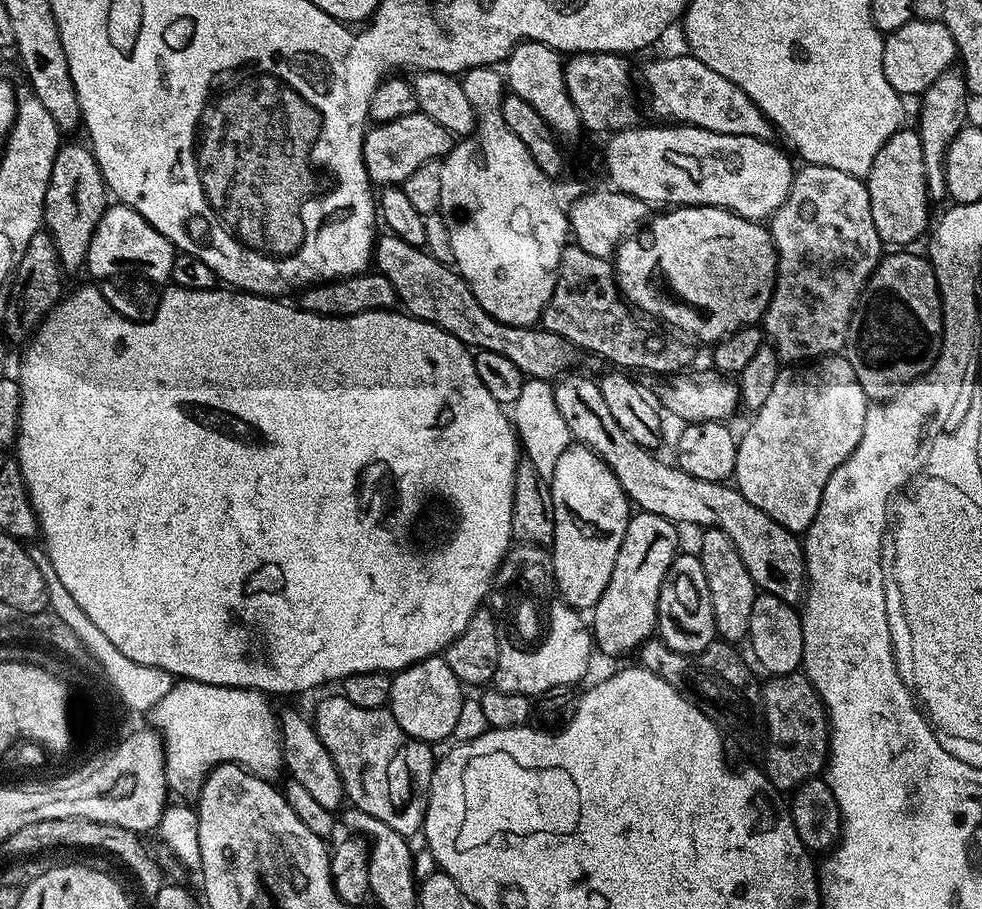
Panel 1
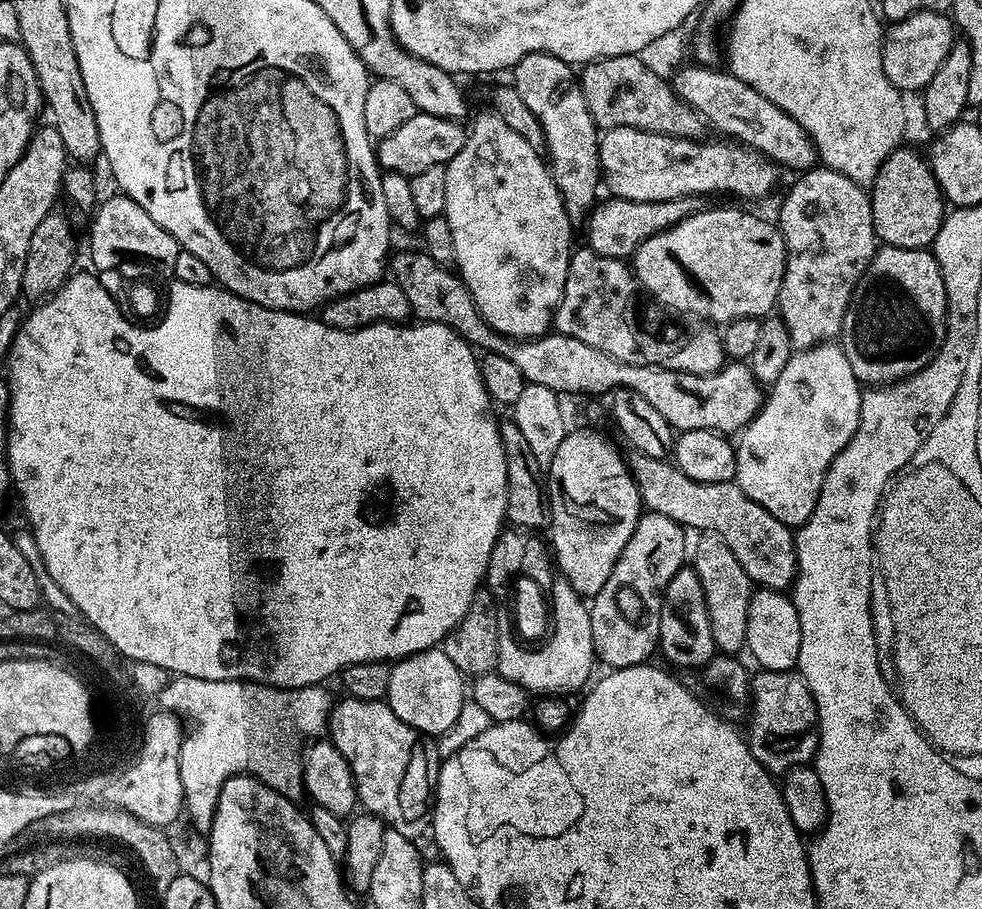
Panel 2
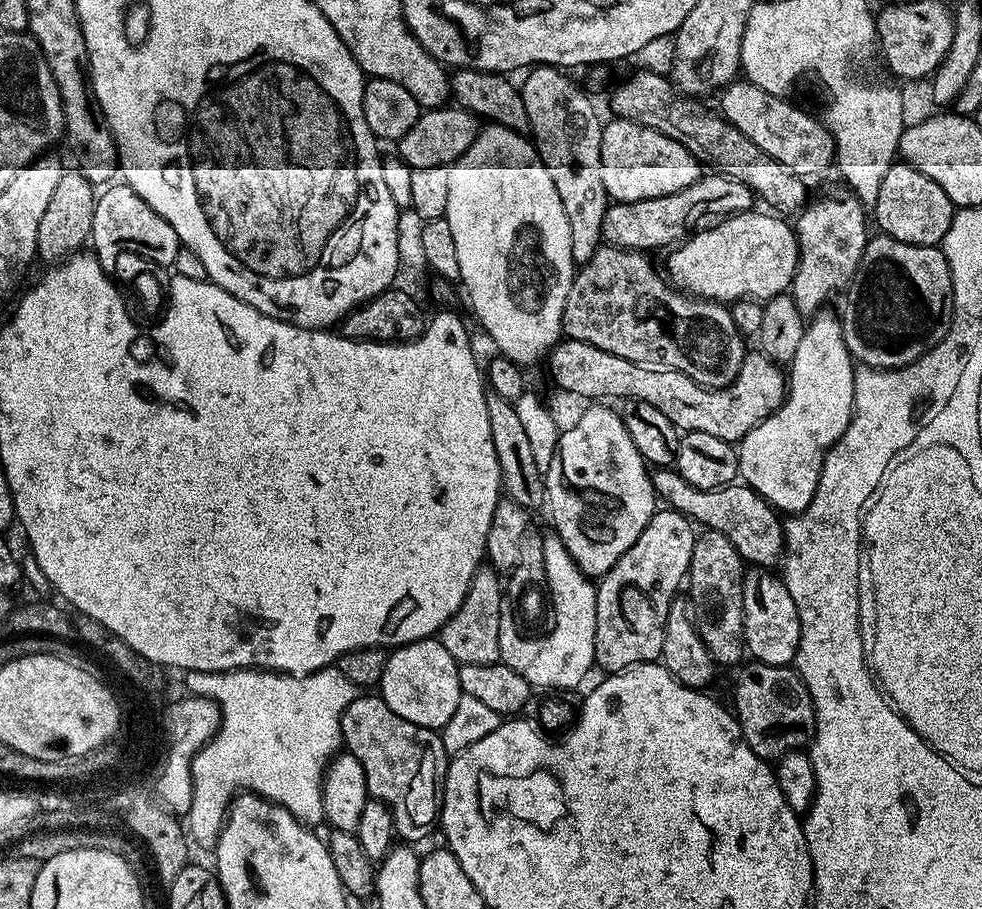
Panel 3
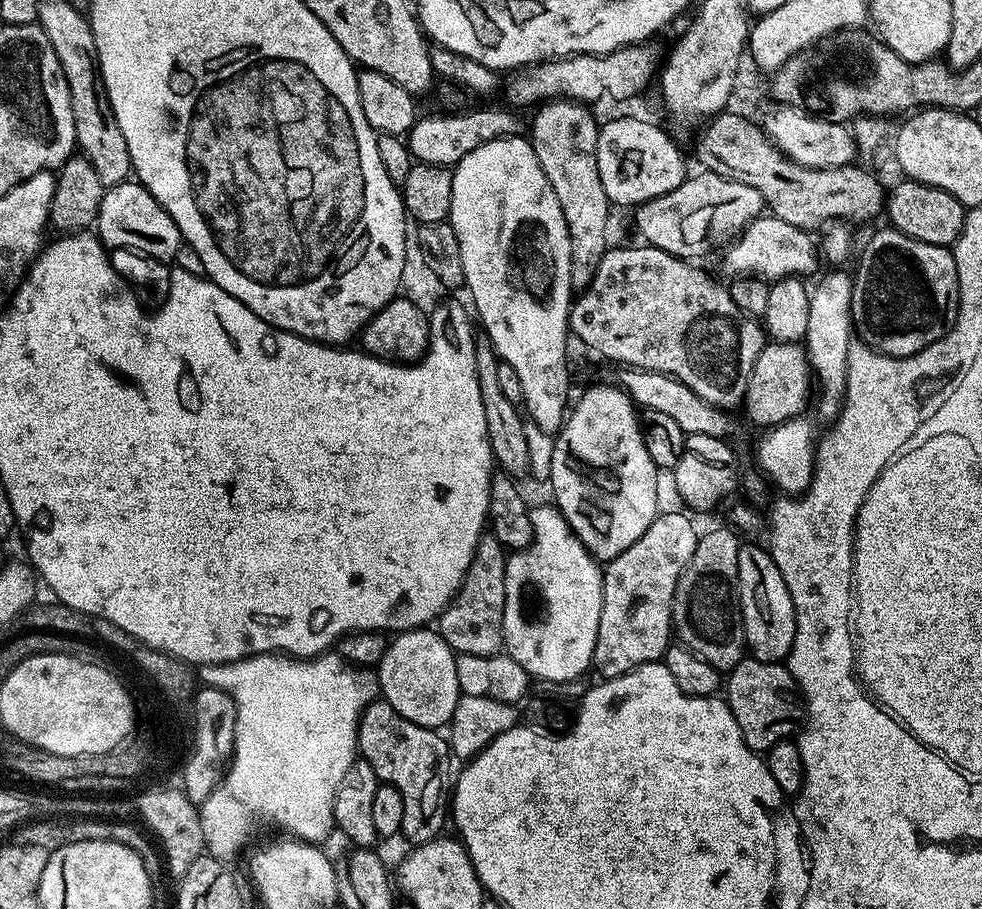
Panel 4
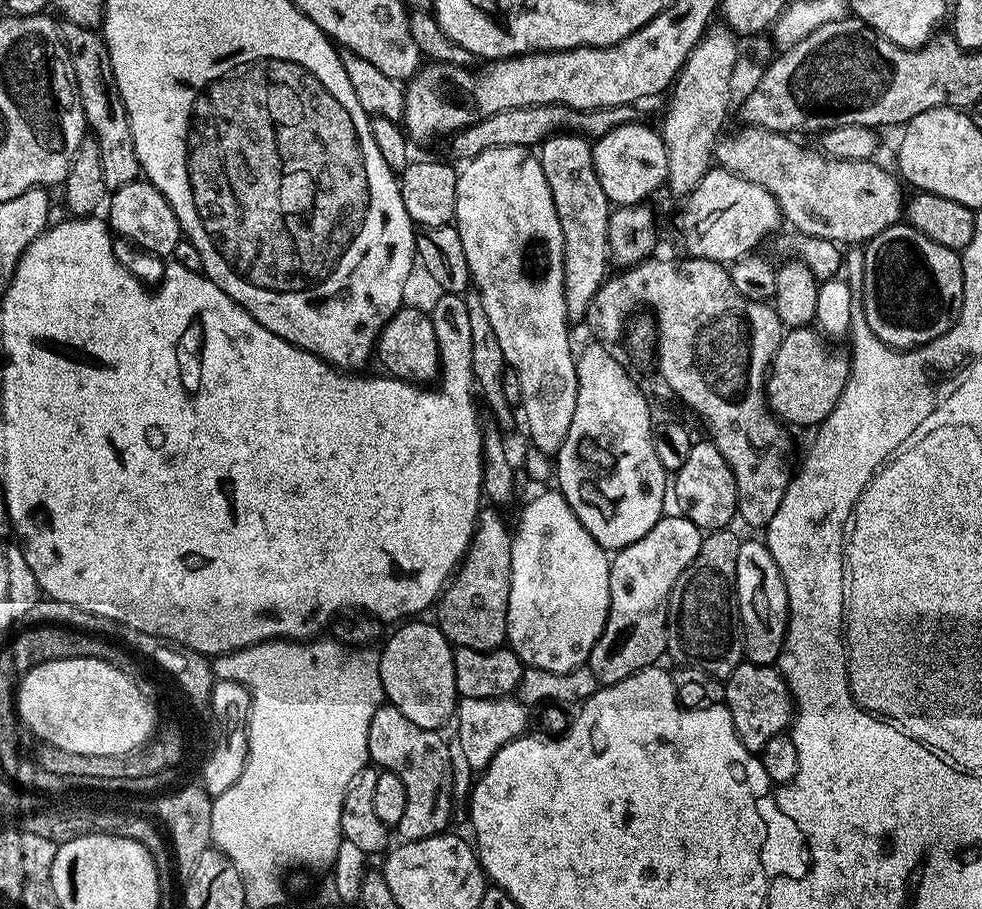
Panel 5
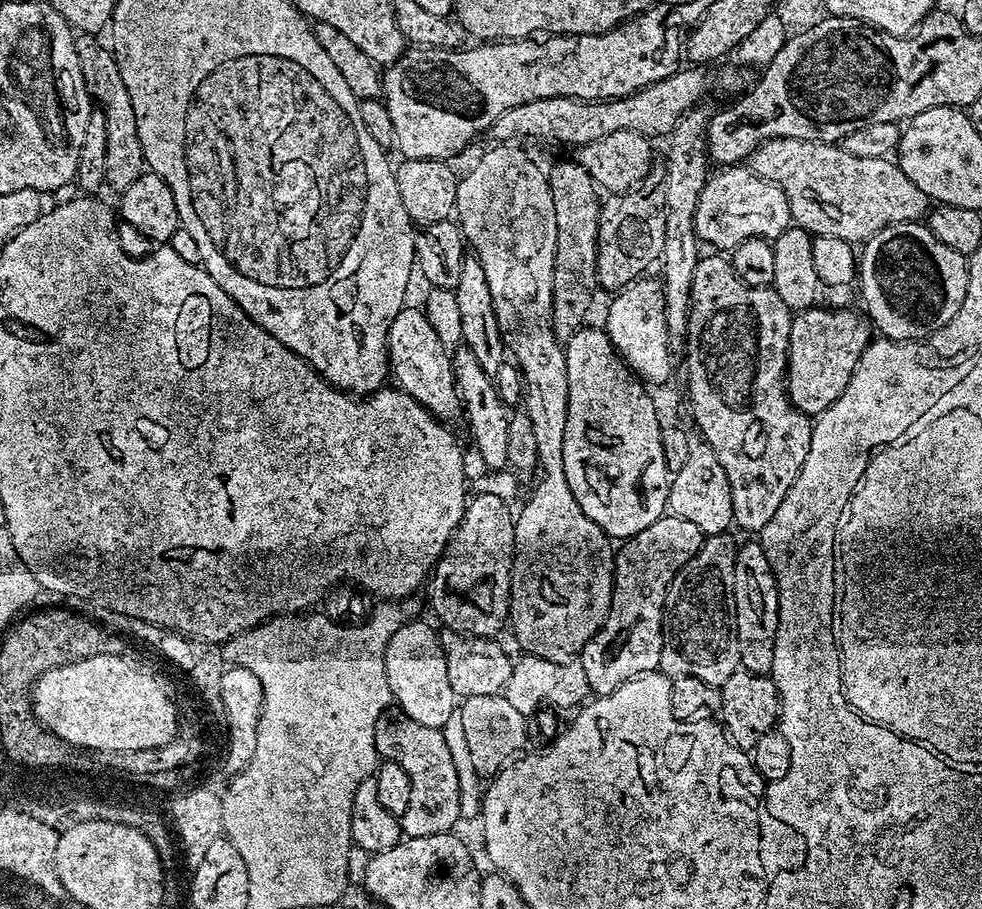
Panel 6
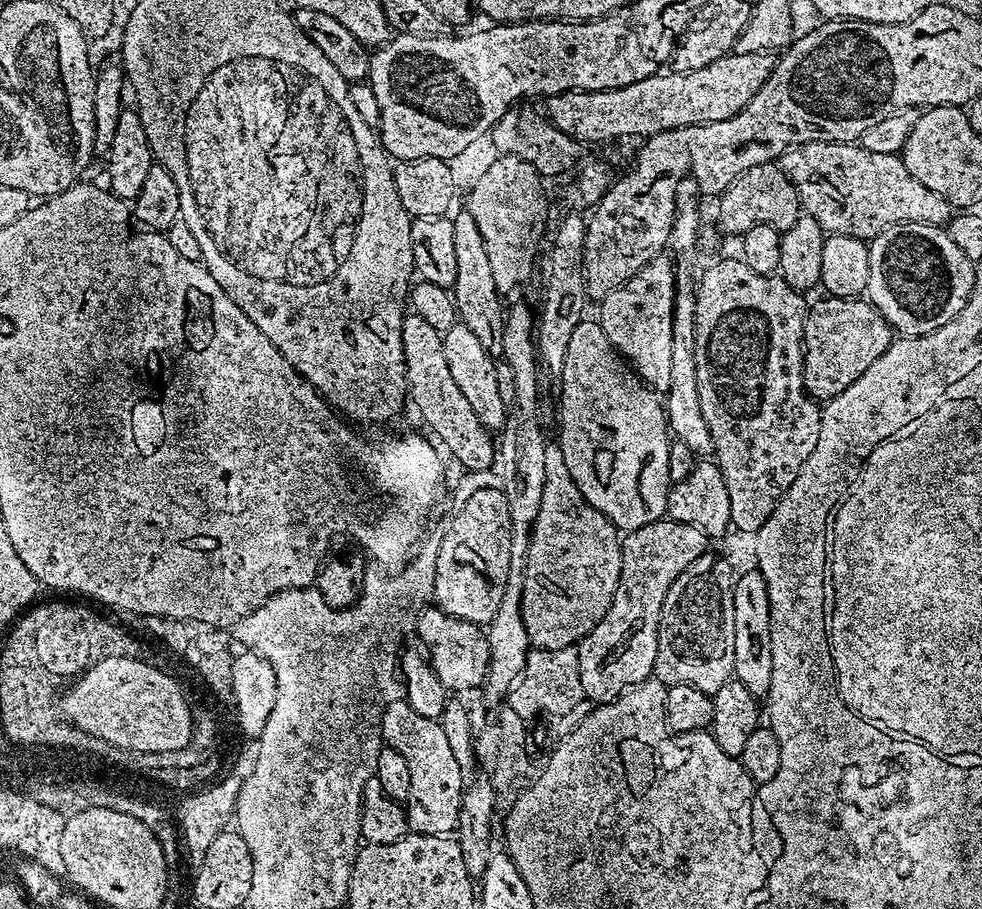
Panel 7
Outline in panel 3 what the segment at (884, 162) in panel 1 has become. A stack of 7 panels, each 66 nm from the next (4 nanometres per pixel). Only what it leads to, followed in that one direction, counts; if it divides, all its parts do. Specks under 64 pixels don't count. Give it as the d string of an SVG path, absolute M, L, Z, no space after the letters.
M894 162L890 166L890 170L886 170L886 178L882 178L882 186L878 190L874 211L876 211L876 220L874 216L875 227L877 224L880 227L877 229L883 235L894 238L898 242L935 248L943 245L946 234L950 230L954 215L954 205L952 199L946 194L946 190L942 190L942 186L938 186L938 182L926 178L926 174L914 170L914 166L903 162Z

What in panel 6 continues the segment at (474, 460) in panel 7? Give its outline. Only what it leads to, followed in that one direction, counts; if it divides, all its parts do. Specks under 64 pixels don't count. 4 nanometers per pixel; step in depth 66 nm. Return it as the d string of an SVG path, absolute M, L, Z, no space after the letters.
M405 306L388 327L388 364L401 392L410 394L431 416L441 422L461 419L460 394L452 374L452 352L438 338L423 307Z

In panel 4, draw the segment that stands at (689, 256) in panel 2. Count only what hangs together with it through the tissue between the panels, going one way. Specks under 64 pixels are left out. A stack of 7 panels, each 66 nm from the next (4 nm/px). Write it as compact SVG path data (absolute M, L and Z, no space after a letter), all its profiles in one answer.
M762 214L757 220L744 227L743 232L731 241L723 249L724 252L724 272L728 278L752 278L756 277L765 282L775 282L782 280L786 276L807 277L807 272L812 272L816 268L818 261L818 244L811 231L790 226L790 222L782 222L771 214Z

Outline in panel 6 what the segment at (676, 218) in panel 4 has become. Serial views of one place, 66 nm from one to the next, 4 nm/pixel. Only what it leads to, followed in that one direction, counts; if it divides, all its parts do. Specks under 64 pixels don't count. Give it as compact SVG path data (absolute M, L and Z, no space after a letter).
M728 166L723 170L720 170L720 173L709 175L708 181L704 183L704 189L702 190L702 194L700 195L698 202L698 210L696 211L696 234L700 237L701 241L705 245L713 244L713 249L716 250L724 250L720 248L728 248L727 250L735 249L737 244L741 244L742 242L746 242L750 238L754 238L755 236L762 236L766 240L772 242L775 241L777 236L781 236L787 228L793 223L792 218L792 210L790 206L790 202L788 201L788 196L785 194L783 189L779 187L773 180L768 180L765 176L760 176L759 173L752 171L751 167L748 166Z

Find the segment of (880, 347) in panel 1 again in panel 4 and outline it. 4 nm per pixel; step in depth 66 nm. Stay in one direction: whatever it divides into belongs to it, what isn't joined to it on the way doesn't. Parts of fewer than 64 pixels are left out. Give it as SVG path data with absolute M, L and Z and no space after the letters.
M884 226L881 232L876 232L864 244L864 253L860 256L860 265L854 271L855 295L859 309L858 324L866 331L872 332L873 341L884 336L885 344L882 351L885 356L913 356L926 345L933 344L952 329L956 323L960 291L958 290L958 266L952 257L951 247L930 242L918 242L918 238L910 238L898 229Z

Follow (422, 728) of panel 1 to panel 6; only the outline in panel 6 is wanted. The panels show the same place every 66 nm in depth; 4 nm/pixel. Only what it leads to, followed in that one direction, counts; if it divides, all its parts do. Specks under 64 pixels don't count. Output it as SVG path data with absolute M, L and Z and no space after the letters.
M413 618L404 624L388 640L384 661L390 682L393 701L422 726L441 729L449 721L450 714L458 707L454 686L450 686L448 653L440 645L440 636L421 618Z

